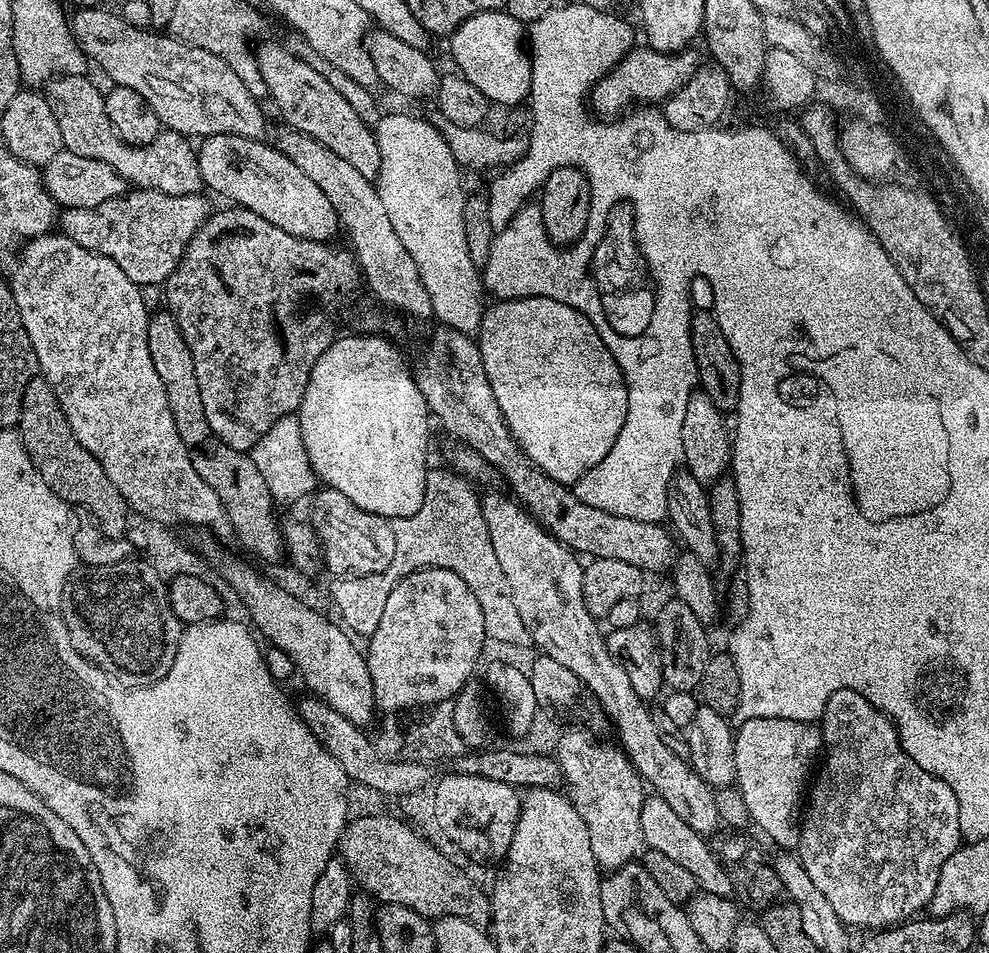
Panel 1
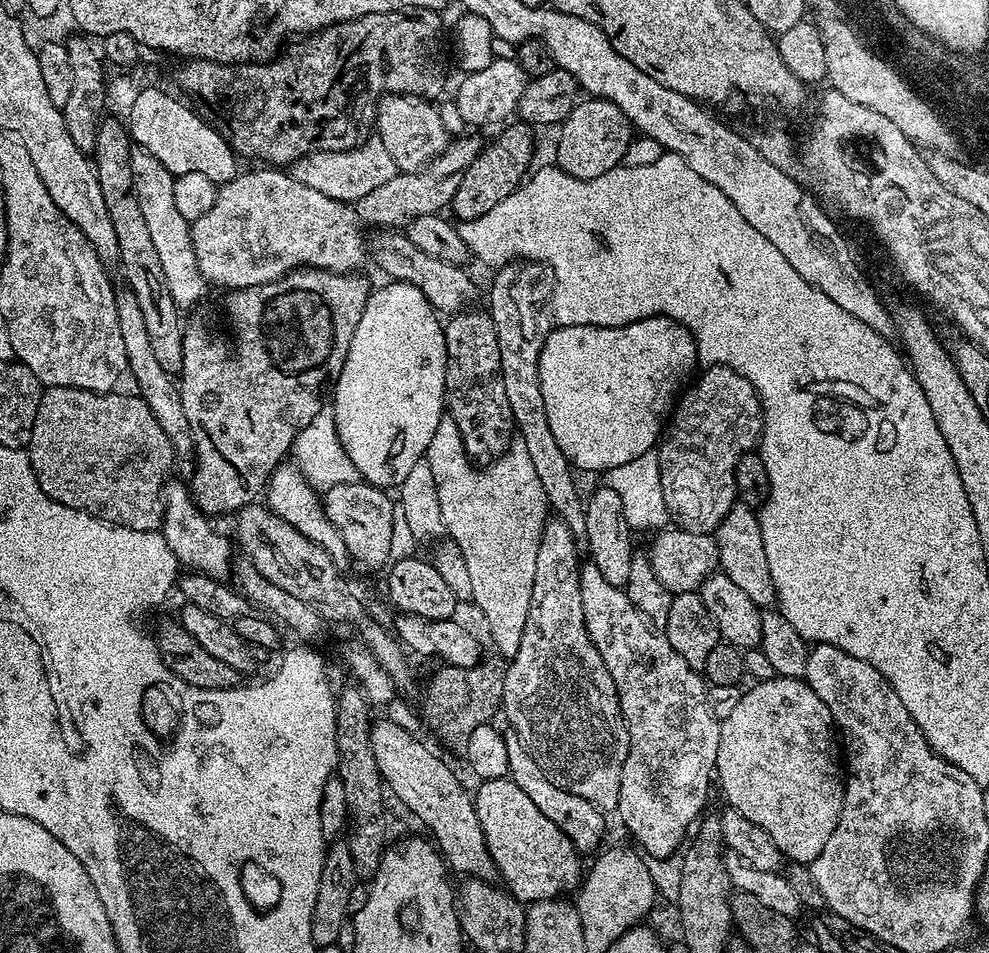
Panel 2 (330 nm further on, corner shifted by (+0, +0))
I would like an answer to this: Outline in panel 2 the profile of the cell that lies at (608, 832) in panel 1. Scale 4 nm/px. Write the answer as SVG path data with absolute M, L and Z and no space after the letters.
M559 518L549 519L542 530L538 546L538 562L534 562L534 590L530 594L530 610L522 630L518 654L504 668L503 715L508 715L511 731L528 748L538 766L562 790L586 798L605 814L616 812L622 790L622 766L630 746L630 734L620 709L620 699L610 678L610 670L602 662L602 654L594 646L586 630L582 614L580 589L581 549L570 527Z

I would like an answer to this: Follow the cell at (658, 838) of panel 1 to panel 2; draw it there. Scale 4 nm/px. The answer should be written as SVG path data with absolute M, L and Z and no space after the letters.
M588 562L581 567L580 589L586 630L614 678L630 734L616 812L648 856L677 855L690 829L701 819L708 787L714 784L720 721L708 705L706 681L653 629L624 588L610 586L602 578L598 566Z

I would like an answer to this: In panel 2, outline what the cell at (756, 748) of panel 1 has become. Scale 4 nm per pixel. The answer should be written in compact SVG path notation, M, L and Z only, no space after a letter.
M775 675L772 680L762 680L753 683L752 686L753 688L749 692L747 689L741 695L738 706L733 712L726 719L720 721L718 758L716 759L714 776L718 781L718 788L720 784L725 798L728 799L726 801L727 807L738 810L738 814L742 814L742 818L750 818L750 822L754 822L754 826L762 826L762 830L766 830L766 834L770 834L770 838L774 838L774 846L778 846L781 857L787 858L791 863L811 865L812 860L818 858L818 854L822 854L826 842L830 842L830 834L834 834L834 826L838 826L838 818L842 814L842 806L844 805L846 776L842 771L841 761L840 764L836 761L836 752L832 749L832 736L834 740L832 715L826 702L822 702L822 698L818 698L818 694L814 694L814 690L810 690L810 686L802 678L795 680L794 678Z

